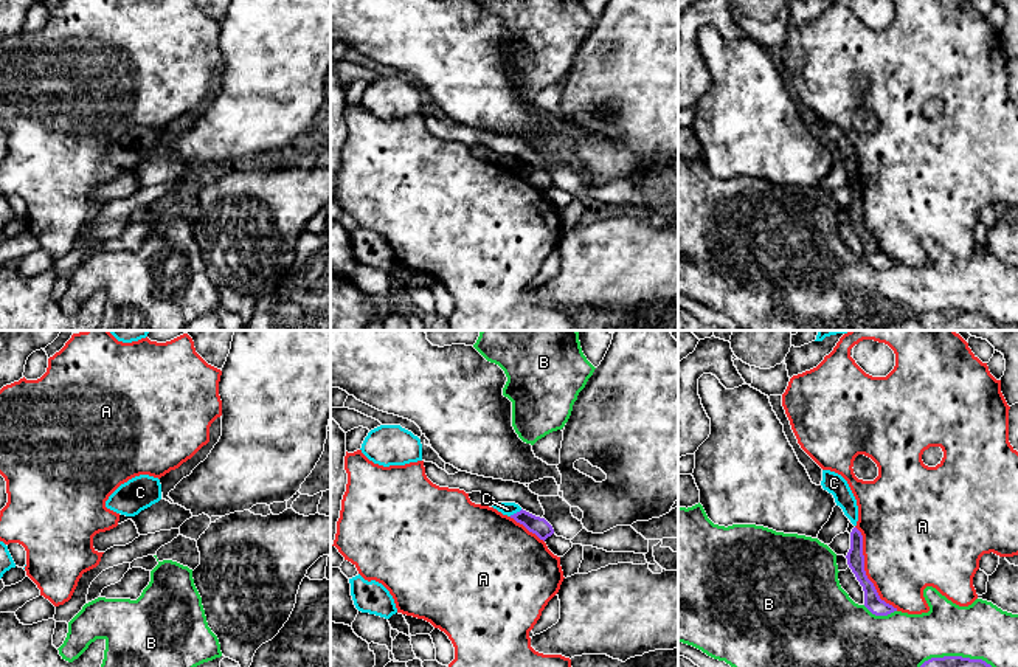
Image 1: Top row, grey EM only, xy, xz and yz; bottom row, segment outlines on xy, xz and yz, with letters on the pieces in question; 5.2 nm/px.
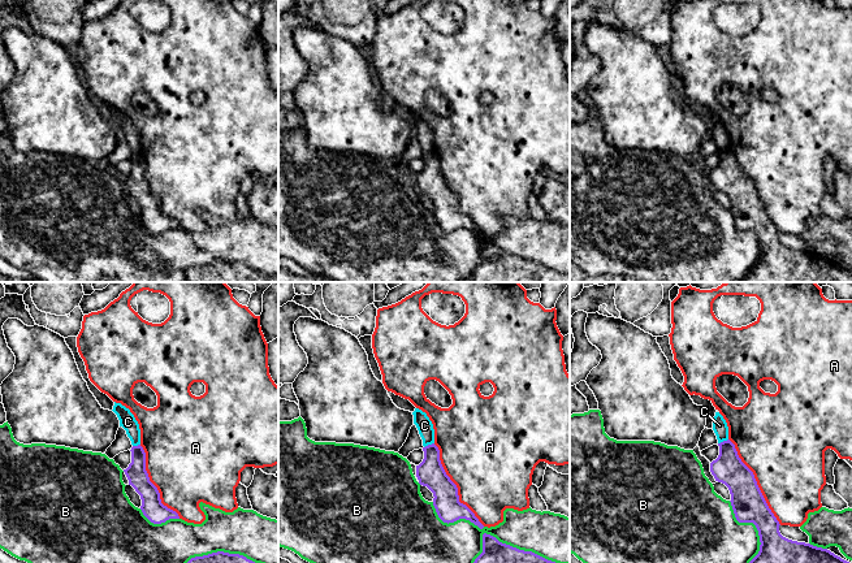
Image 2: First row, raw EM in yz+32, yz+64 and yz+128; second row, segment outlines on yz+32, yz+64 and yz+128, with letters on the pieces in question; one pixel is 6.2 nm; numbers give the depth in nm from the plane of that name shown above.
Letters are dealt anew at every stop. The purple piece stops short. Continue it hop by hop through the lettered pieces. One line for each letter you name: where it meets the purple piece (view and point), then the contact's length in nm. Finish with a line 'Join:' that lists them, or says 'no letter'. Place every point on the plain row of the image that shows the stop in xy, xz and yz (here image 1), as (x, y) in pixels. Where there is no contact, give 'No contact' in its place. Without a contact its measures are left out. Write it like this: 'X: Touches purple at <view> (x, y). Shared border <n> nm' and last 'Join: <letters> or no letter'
Join: no letter

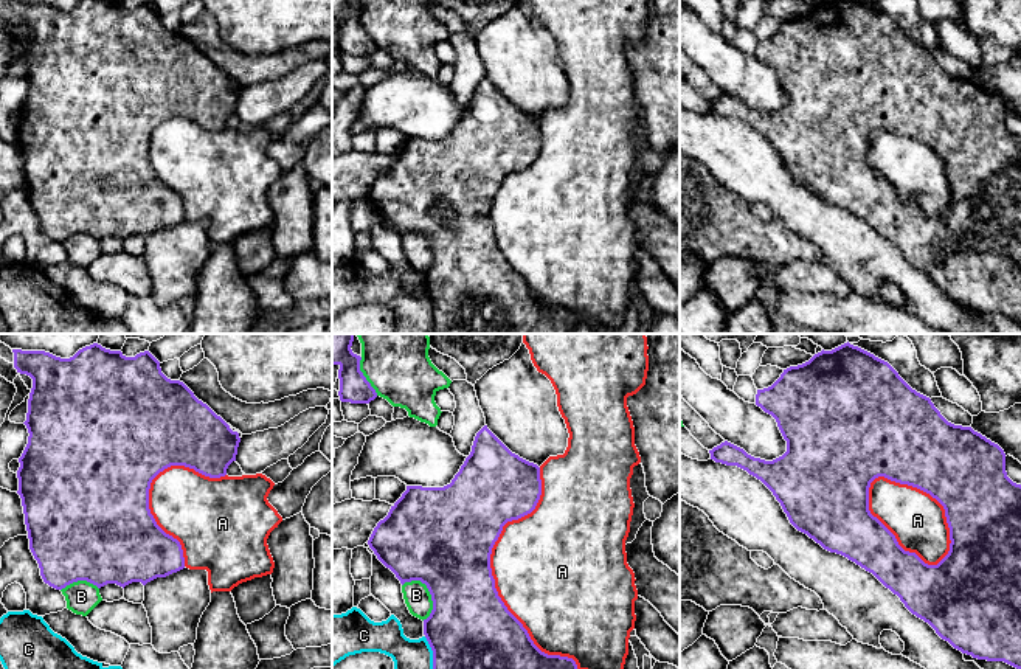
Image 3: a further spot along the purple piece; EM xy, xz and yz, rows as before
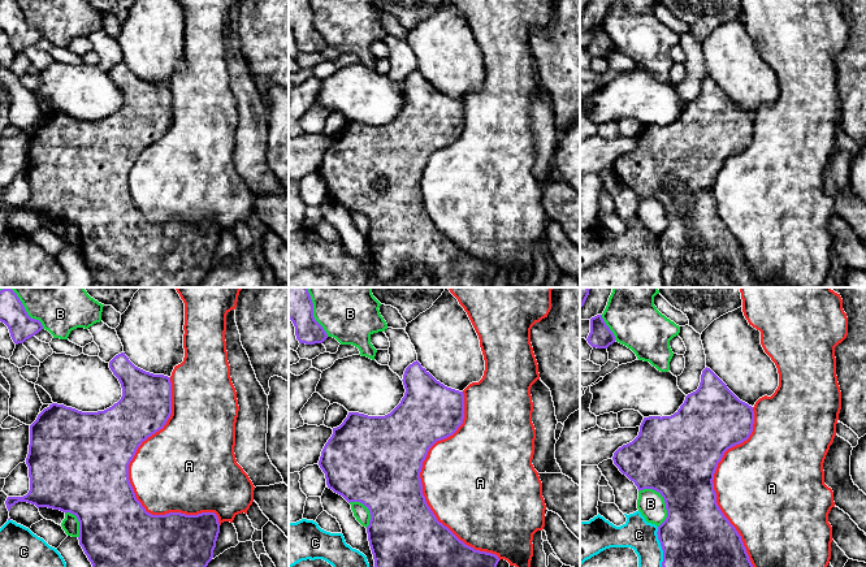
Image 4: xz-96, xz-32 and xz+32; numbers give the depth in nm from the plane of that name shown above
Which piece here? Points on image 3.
Join: no letter

